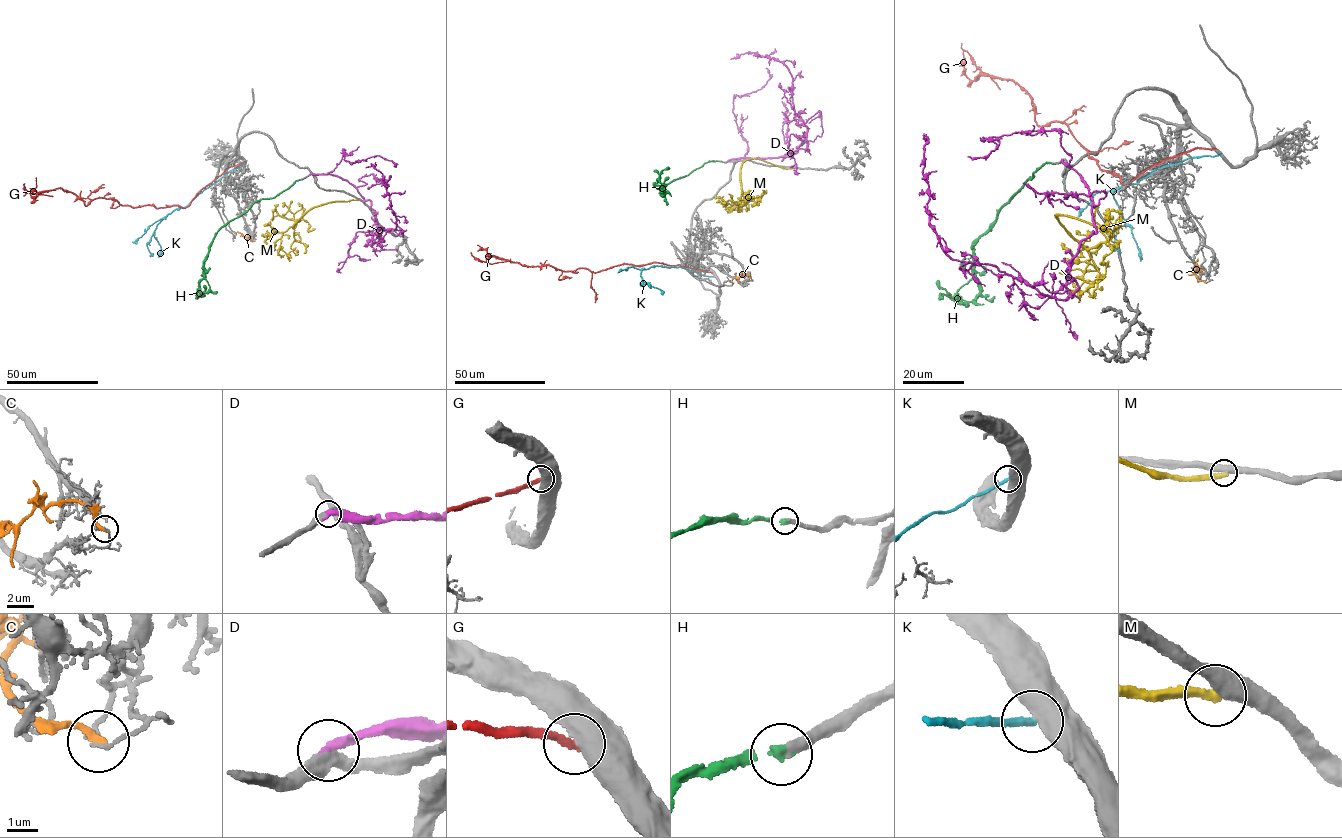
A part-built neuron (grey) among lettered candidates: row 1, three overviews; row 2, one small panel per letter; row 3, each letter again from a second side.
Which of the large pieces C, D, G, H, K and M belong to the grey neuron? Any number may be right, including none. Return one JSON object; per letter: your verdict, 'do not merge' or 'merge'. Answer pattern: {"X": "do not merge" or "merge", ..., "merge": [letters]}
{"C": "do not merge", "D": "do not merge", "G": "do not merge", "H": "merge", "K": "do not merge", "M": "do not merge", "merge": ["H"]}

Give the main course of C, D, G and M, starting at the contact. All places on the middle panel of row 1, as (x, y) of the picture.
C: (750, 278), (741, 274), (730, 280)
D: (728, 160), (793, 157), (803, 142), (809, 151), (787, 66), (754, 52), (730, 59)
G: (712, 272), (658, 262), (594, 272), (523, 266), (490, 256), (486, 262), (510, 261)
M: (792, 168), (782, 168), (758, 159), (743, 161), (741, 184), (748, 201), (727, 207), (722, 203), (725, 202)

